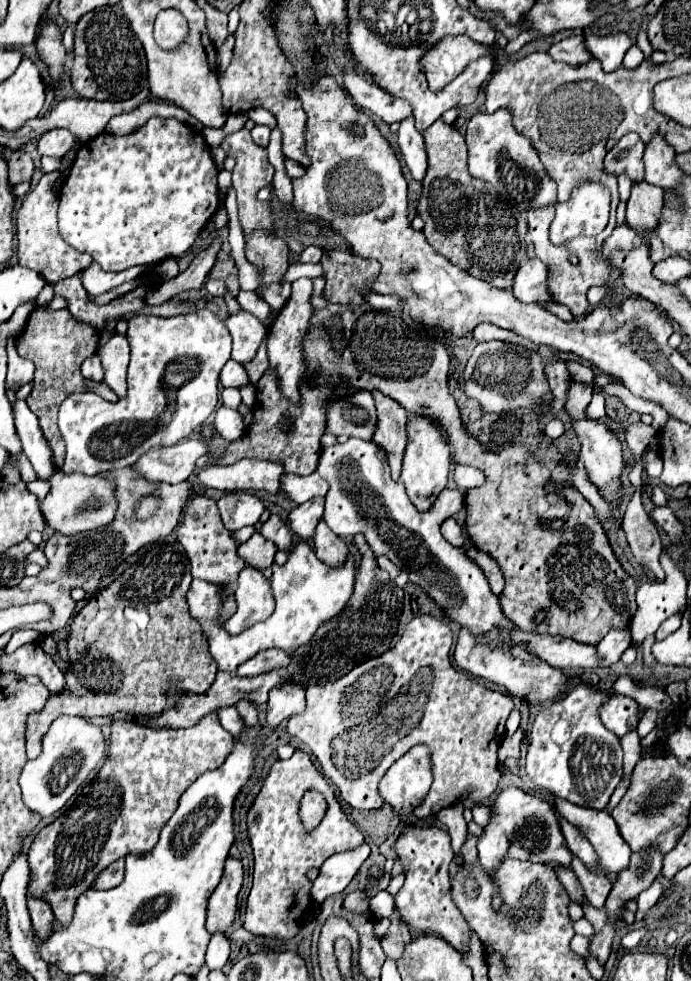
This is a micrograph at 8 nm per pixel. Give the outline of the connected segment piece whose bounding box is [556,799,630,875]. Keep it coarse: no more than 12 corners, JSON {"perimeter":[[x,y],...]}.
{"perimeter":[[564,799],[556,809],[588,837],[604,873],[628,867],[630,847],[608,813]]}

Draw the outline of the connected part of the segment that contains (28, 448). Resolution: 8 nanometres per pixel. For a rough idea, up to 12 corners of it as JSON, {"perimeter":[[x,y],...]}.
{"perimeter":[[6,391],[16,431],[38,481],[56,473],[52,451],[26,401]]}

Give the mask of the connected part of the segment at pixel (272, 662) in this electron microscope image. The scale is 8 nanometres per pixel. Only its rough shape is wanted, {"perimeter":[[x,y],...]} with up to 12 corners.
{"perimeter":[[266,649],[238,667],[240,677],[256,677],[288,665],[282,649]]}

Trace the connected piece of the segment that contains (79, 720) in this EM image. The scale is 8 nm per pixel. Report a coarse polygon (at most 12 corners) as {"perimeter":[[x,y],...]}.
{"perimeter":[[62,715],[20,773],[26,807],[50,817],[96,769],[106,739]]}

